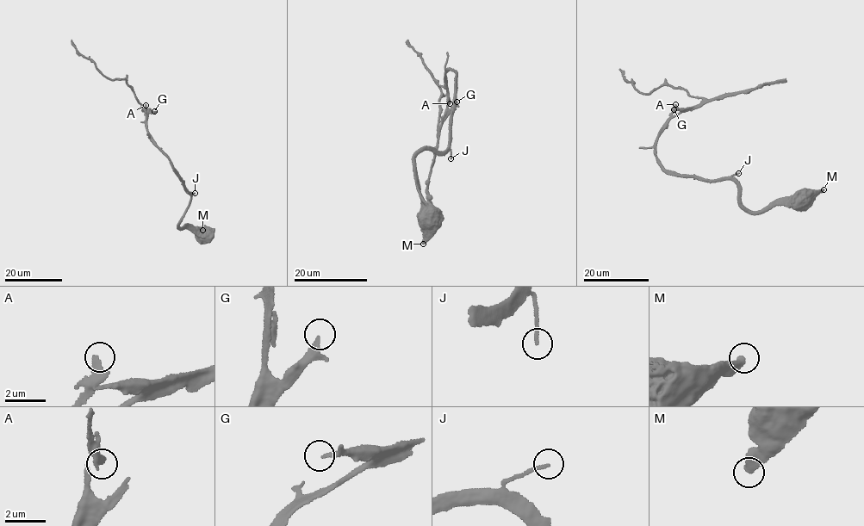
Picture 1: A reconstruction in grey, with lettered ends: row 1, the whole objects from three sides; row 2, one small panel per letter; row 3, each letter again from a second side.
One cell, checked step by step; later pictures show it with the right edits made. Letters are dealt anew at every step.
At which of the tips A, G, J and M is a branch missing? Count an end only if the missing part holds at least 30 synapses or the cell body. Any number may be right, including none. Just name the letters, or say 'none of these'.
G

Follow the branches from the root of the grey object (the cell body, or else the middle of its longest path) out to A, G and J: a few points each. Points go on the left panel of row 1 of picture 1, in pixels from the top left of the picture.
A: (204, 235), (177, 225), (191, 195), (184, 189), (169, 157), (147, 130), (146, 105)
G: (204, 235), (177, 225), (191, 195), (184, 189), (169, 157), (147, 130), (147, 114), (154, 111)
J: (204, 235), (177, 225), (195, 193)

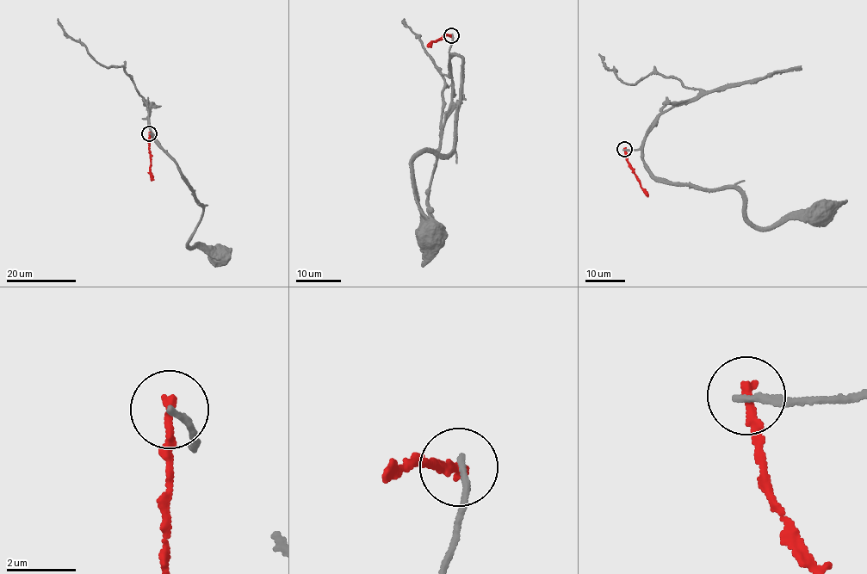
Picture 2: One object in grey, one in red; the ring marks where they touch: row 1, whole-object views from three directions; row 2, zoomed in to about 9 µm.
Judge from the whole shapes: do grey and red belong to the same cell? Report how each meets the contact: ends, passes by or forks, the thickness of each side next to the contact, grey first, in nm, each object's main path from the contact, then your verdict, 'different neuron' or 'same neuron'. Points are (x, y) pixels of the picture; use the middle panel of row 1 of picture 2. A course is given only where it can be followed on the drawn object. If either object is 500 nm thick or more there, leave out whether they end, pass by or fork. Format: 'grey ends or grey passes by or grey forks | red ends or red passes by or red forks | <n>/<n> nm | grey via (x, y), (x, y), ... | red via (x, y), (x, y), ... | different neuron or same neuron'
grey ends | red ends | 200/260 nm | grey via (451, 35), (449, 53), (463, 65), (454, 149), (445, 155), (427, 151), (412, 163), (422, 234), (428, 235) | red via (451, 35), (442, 34), (427, 46) | different neuron

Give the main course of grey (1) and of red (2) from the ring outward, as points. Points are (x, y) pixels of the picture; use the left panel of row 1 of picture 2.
1: (149, 133), (174, 160), (204, 208), (188, 245), (219, 256)
2: (149, 133), (151, 180)

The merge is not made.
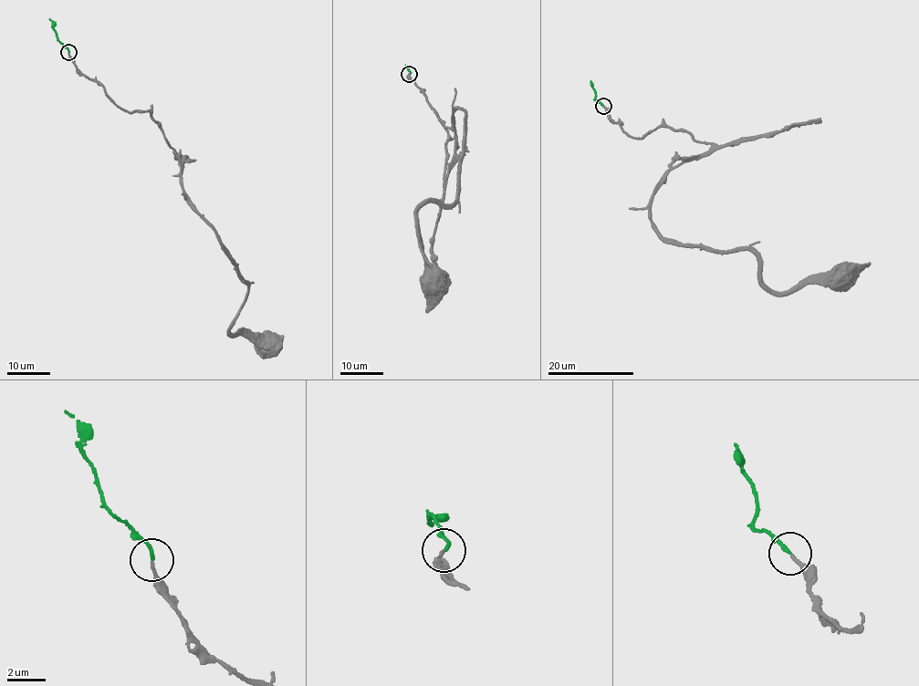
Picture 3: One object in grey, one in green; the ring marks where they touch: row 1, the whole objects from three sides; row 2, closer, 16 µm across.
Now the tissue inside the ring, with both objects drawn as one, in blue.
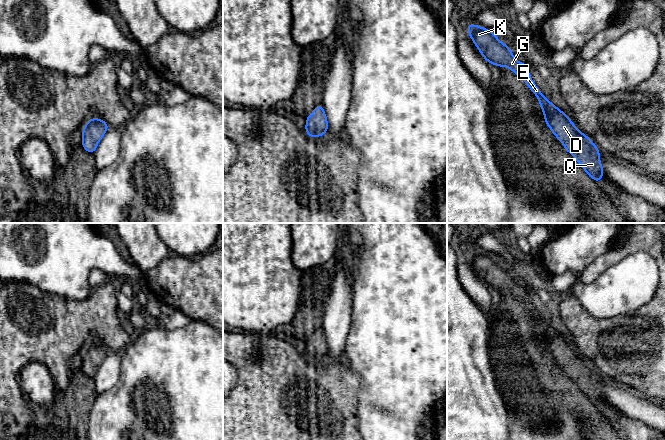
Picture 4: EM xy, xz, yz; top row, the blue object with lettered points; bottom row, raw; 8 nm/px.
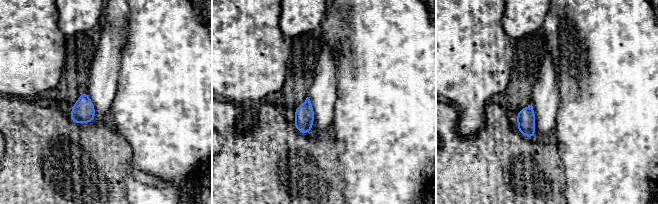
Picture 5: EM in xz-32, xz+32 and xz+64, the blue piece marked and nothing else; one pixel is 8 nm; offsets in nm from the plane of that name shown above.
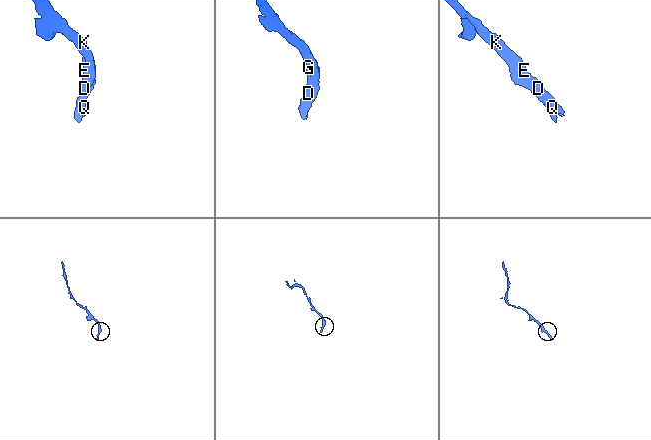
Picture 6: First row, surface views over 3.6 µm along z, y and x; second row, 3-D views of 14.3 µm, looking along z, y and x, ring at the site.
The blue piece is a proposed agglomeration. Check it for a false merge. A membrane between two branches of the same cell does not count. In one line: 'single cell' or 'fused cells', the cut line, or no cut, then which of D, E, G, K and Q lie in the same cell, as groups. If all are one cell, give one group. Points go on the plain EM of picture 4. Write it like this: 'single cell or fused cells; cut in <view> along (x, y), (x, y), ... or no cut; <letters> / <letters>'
single cell; no cut; D E G K Q

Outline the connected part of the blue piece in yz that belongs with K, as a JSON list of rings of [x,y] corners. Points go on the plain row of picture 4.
[[[473,247],[467,248],[467,255],[488,287],[497,291],[508,291],[525,306],[532,317],[538,321],[538,327],[544,337],[544,345],[555,361],[562,366],[564,373],[578,385],[596,407],[602,404],[604,394],[600,387],[599,373],[588,360],[577,353],[570,341],[545,322],[532,304],[528,288],[517,285],[512,273],[502,267],[493,255]]]

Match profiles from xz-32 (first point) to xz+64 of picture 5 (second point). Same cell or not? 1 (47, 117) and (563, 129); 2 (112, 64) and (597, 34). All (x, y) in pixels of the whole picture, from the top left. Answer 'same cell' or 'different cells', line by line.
1: different cells
2: different cells

